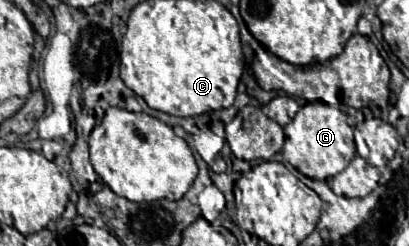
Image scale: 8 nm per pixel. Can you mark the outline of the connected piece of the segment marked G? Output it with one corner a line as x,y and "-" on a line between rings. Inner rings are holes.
323,102
305,104
291,124
285,126
285,136
283,158
307,178
327,180
345,170
355,156
353,128
347,123
347,116
338,107

